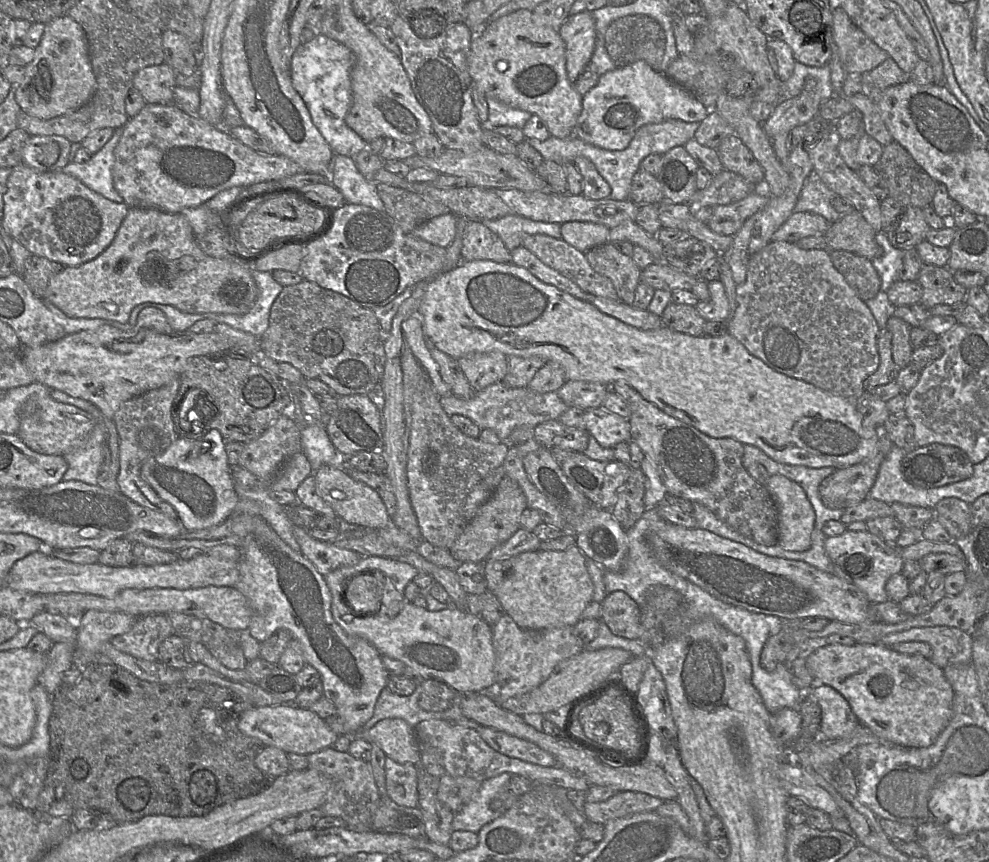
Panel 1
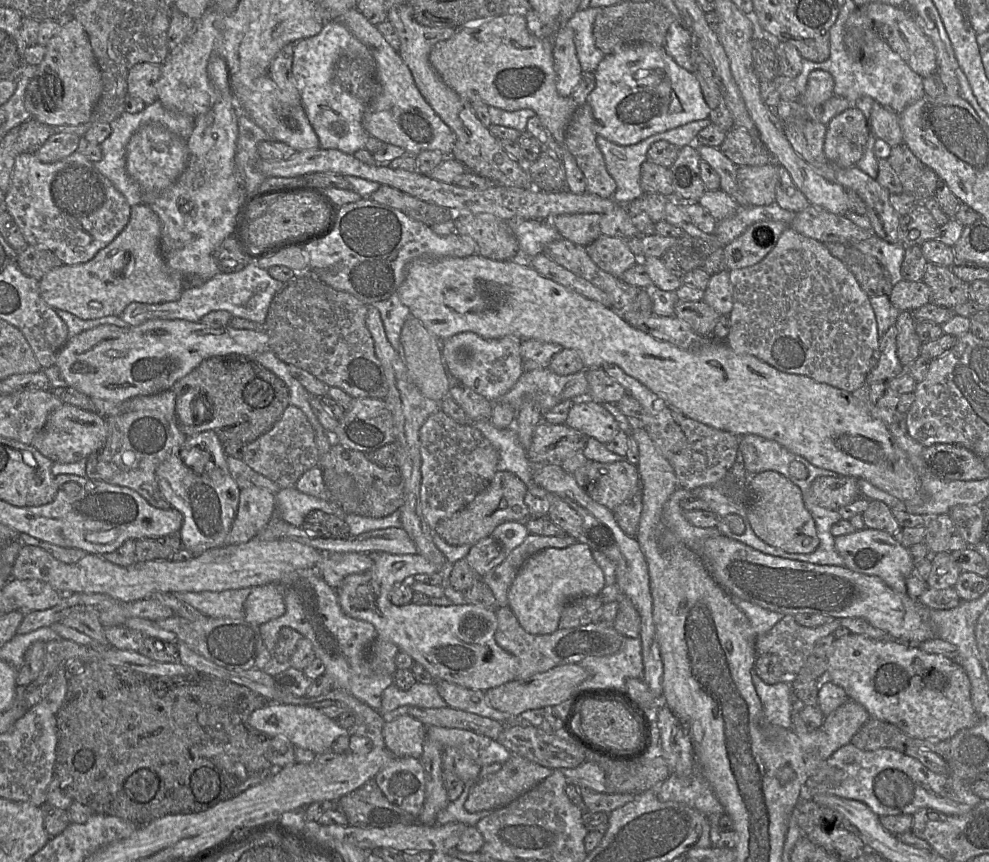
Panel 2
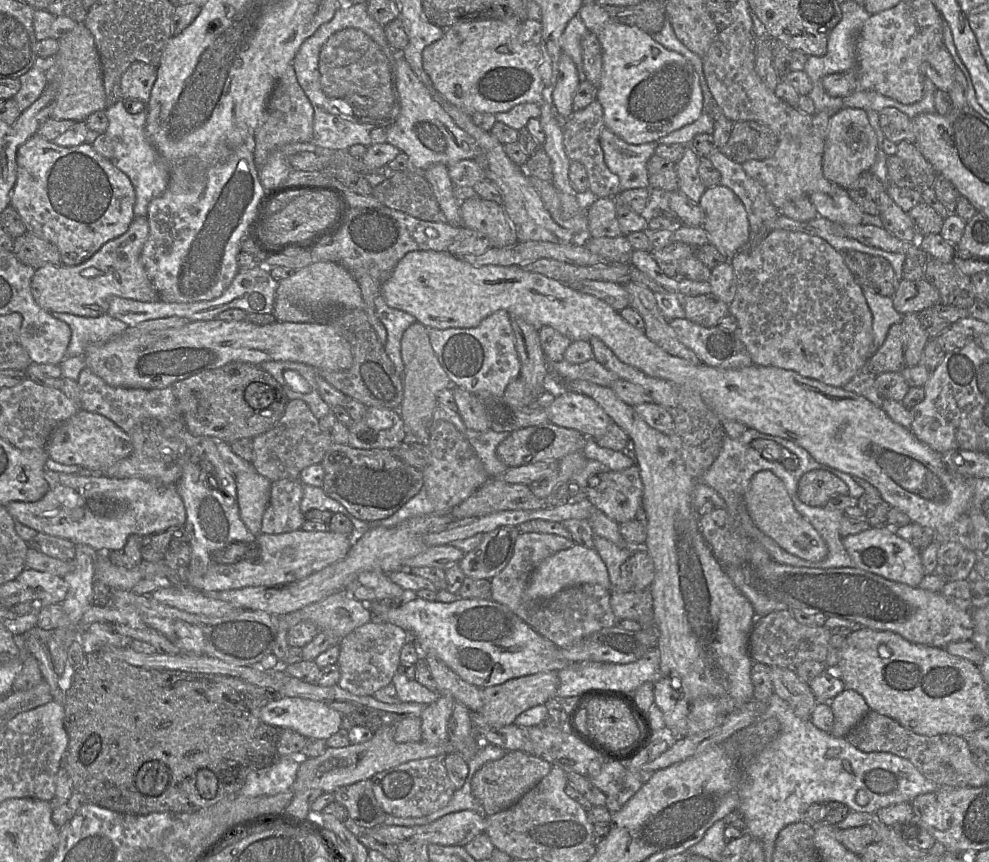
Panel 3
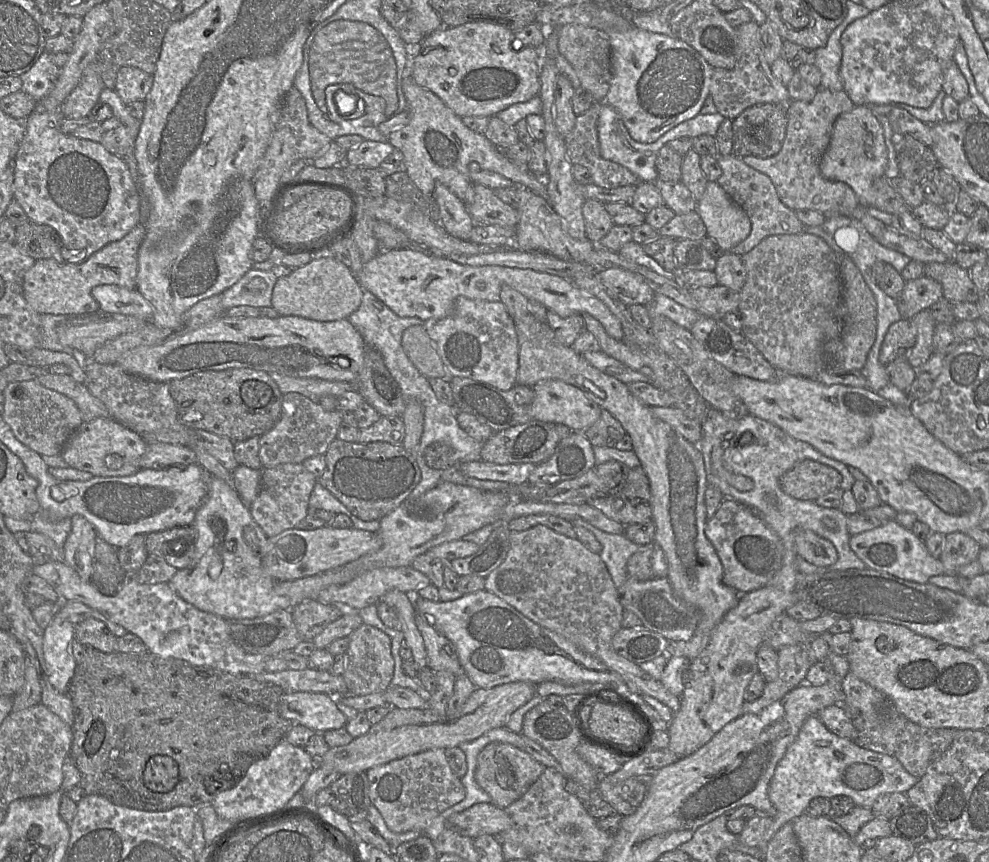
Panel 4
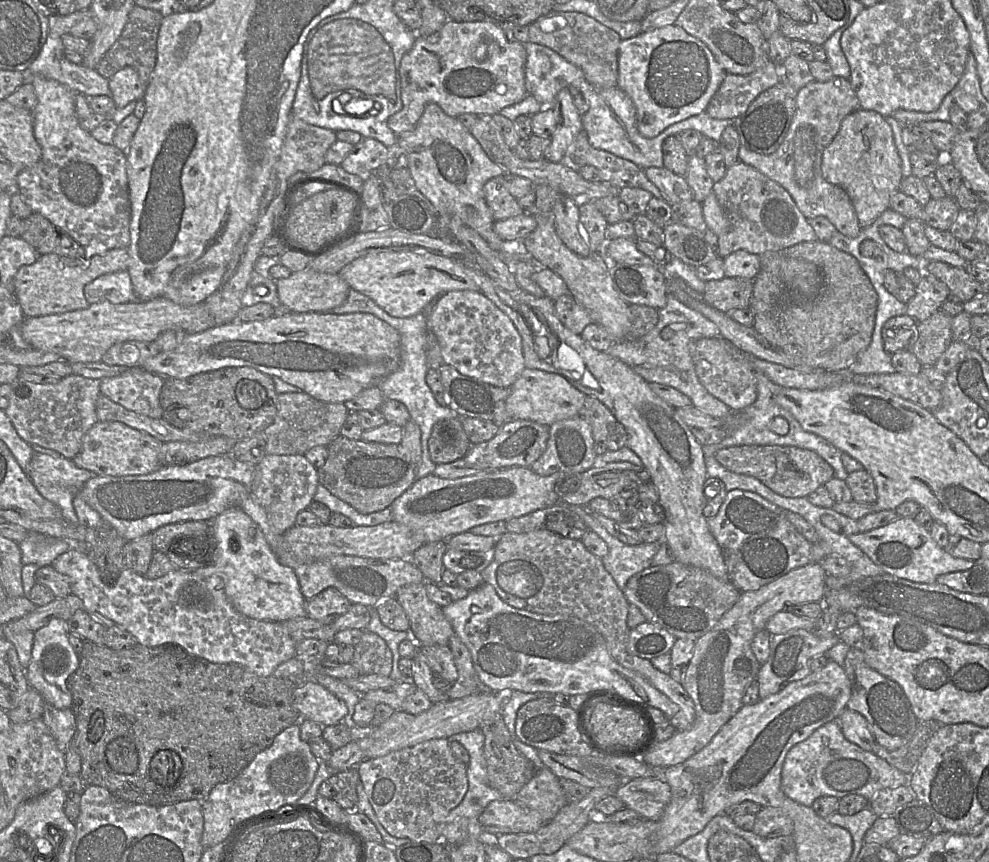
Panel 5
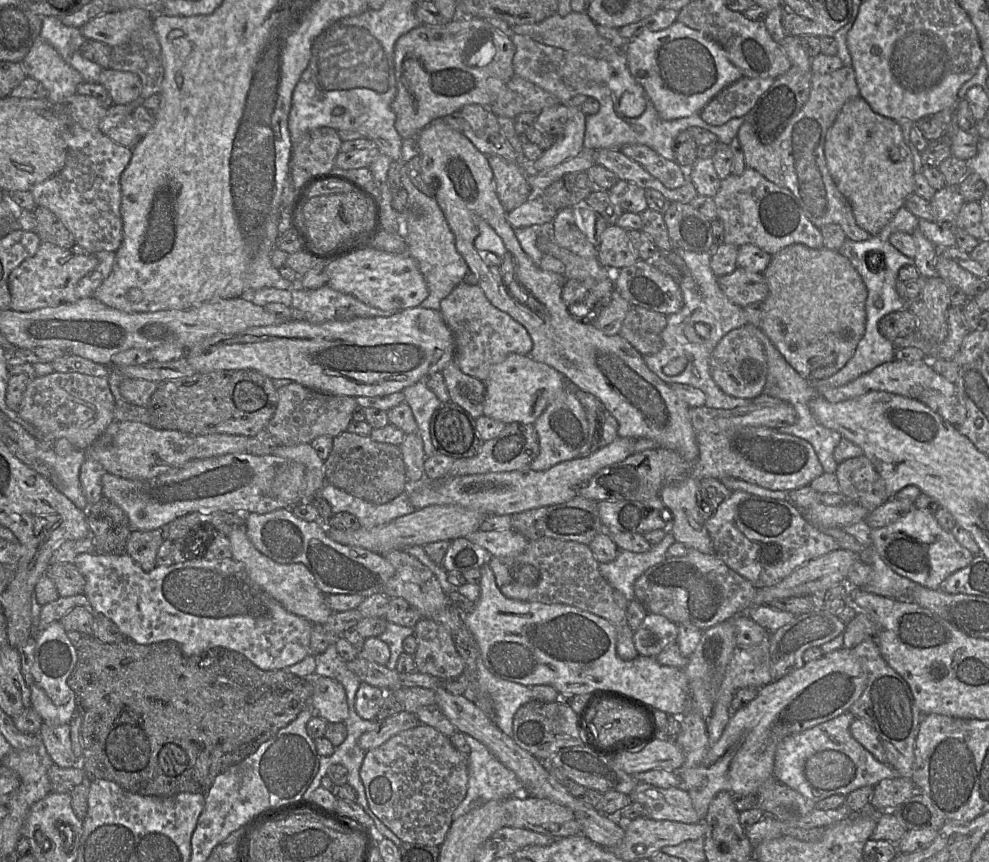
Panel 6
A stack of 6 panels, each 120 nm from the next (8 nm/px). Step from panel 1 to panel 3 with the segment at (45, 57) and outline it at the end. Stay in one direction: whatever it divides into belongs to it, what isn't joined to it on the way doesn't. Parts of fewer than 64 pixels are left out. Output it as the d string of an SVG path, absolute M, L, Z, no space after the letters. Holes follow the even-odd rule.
M77 23L69 33L58 39L58 42L59 49L54 56L55 66L45 71L48 83L59 79L59 94L51 118L85 122L92 113L107 108L103 70L94 38L83 23Z

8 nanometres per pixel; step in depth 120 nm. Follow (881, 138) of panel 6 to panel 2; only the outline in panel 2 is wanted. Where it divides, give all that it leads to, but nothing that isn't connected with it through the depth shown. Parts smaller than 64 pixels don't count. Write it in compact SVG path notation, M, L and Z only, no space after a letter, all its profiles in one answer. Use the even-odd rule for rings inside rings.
M851 106L834 116L827 124L824 141L826 158L841 168L855 166L865 152L869 121Z

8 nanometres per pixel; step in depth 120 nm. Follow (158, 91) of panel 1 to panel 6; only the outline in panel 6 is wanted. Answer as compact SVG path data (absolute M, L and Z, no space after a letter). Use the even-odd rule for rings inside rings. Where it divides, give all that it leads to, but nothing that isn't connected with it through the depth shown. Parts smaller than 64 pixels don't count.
M103 69L98 83L107 90L114 105L130 104L141 94L141 80L131 72Z

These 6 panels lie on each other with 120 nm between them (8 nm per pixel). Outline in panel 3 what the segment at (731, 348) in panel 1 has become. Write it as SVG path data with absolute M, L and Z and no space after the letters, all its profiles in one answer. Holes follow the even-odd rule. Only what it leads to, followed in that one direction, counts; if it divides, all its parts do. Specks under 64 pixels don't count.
M412 251L397 263L382 282L380 295L389 307L411 314L427 328L474 328L484 318L502 309L509 315L521 317L537 329L551 326L572 342L589 341L591 337L597 337L622 362L651 377L696 390L720 420L737 421L748 428L788 439L807 450L817 462L866 480L879 491L885 502L904 512L912 522L920 524L925 530L933 532L971 510L973 493L966 477L949 472L942 462L941 453L921 442L911 430L894 422L881 407L867 398L842 387L824 384L795 371L773 366L752 364L738 369L722 369L703 363L692 364L665 352L645 335L644 330L628 323L605 301L578 292L568 284L540 273L526 271L520 266L488 264L476 267L448 252Z

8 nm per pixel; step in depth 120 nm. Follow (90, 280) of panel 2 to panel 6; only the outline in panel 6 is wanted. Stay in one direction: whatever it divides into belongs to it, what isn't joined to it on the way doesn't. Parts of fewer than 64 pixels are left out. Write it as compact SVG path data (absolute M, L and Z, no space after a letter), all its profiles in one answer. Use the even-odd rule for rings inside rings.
M41 242L35 255L24 260L9 275L10 309L17 312L29 312L75 302L78 299L76 295L78 281L95 270L97 264L98 260L94 254Z

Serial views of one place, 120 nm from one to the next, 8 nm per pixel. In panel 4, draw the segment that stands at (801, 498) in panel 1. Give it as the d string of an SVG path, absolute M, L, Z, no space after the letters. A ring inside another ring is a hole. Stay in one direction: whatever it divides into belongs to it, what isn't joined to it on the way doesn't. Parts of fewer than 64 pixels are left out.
M796 530L794 541L798 556L810 564L828 567L838 560L833 544L811 530Z

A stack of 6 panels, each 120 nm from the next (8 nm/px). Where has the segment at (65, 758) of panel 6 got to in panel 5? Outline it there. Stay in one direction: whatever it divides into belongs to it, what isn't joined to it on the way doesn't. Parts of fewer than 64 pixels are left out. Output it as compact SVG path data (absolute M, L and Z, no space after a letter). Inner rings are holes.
M44 703L42 719L53 735L58 749L65 753L76 730L72 708L58 709L49 703Z

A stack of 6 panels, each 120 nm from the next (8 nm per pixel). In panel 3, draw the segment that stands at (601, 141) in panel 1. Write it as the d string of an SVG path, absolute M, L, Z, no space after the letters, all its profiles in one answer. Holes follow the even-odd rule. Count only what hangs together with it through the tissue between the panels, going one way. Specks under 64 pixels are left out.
M584 4L578 15L602 46L602 74L596 100L604 113L604 126L629 144L639 145L696 121L703 113L703 92L692 64L663 47L636 26L615 22L604 7Z

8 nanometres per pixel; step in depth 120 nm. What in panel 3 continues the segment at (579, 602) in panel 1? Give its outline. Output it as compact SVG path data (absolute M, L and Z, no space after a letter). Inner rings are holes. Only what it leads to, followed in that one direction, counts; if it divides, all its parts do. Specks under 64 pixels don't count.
M574 544L545 559L532 573L527 587L527 602L543 602L559 591L582 584L596 584L611 589L607 568L594 548Z

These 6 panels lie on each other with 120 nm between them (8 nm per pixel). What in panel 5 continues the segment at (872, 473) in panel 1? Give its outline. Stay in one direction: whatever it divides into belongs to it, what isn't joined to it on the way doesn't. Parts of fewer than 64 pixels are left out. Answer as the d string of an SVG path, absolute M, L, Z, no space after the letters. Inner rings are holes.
M732 446L719 450L715 458L726 469L753 476L775 493L789 498L807 497L835 477L834 469L815 451L794 446Z

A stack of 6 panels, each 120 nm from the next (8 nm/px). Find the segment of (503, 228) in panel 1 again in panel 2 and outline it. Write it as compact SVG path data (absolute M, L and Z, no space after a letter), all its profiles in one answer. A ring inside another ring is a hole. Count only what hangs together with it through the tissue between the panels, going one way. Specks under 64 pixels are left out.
M506 221L518 241L519 260L529 259L543 253L550 242L558 239L559 233L550 221Z

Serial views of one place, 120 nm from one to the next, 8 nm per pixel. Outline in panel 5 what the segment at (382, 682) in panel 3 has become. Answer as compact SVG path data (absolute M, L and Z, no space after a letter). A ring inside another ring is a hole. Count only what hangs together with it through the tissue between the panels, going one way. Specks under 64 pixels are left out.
M366 630L360 641L354 645L351 664L361 675L390 676L392 660L392 652L385 640Z

